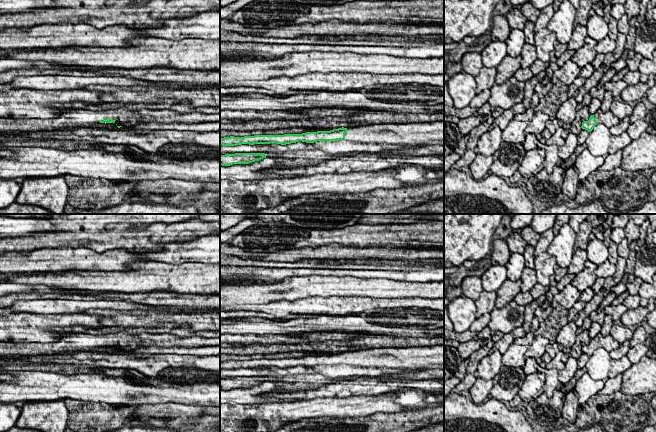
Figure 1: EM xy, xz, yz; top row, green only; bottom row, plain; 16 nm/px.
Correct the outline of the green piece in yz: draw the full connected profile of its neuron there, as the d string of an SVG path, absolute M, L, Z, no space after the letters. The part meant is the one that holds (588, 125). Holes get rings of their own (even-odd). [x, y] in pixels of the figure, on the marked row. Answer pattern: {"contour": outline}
{"contour": "M598 109L593 115L590 116L588 121L582 122L582 129L591 132L597 124L604 124L609 129L617 124L620 120L611 112L603 113L601 109Z"}

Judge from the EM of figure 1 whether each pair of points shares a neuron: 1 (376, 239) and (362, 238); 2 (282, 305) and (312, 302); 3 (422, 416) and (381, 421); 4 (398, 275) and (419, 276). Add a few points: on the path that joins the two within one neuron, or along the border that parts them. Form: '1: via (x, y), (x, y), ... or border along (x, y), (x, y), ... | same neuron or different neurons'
1: via (373, 239), (365, 239) | same neuron
2: via (289, 306), (305, 306) | same neuron
3: via (412, 420), (391, 421) | same neuron
4: via (403, 275), (414, 276) | same neuron

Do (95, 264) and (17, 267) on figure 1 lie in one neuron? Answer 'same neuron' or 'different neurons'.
same neuron

